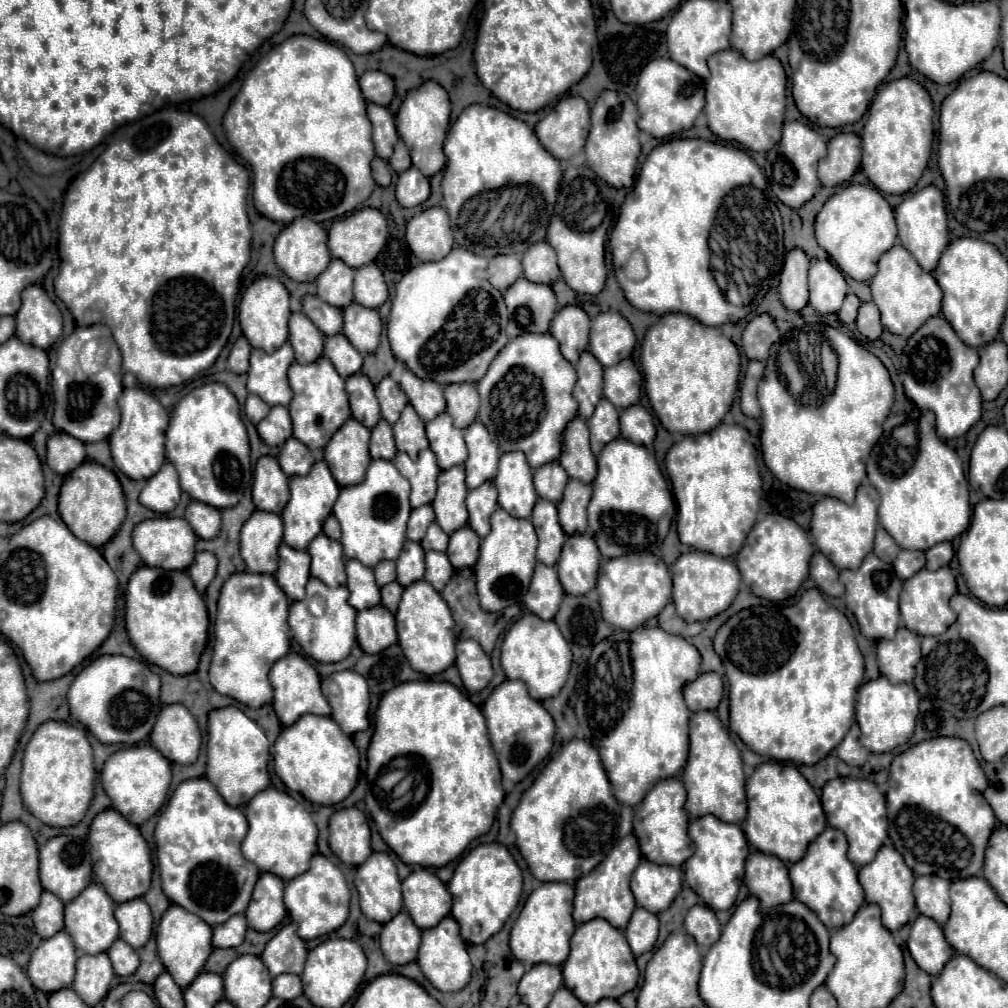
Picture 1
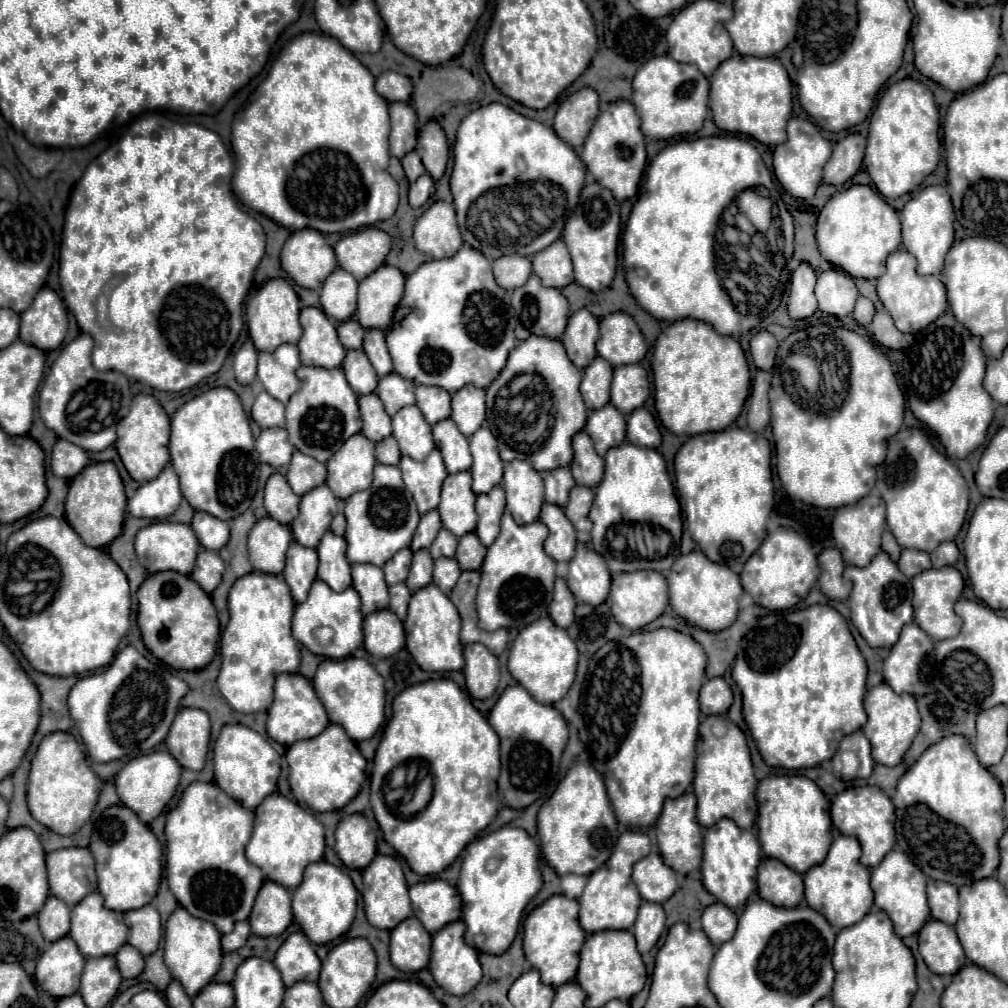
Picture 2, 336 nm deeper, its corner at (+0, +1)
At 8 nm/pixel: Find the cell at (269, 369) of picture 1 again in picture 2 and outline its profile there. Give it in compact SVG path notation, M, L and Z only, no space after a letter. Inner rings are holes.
M282 344L274 352L258 352L258 380L264 390L286 404L300 388L296 368L300 366L296 344Z

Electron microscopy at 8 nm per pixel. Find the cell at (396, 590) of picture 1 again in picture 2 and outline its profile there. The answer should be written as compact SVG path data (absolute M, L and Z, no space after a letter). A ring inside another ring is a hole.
M402 582L390 586L388 590L390 590L390 610L396 612L396 616L400 616L400 620L404 620L406 608L408 608L408 600L410 600L410 590Z

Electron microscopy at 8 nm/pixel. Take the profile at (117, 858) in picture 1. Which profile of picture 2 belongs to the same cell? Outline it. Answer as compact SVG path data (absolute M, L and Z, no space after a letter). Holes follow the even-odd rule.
M118 804L102 812L92 832L90 852L96 860L98 892L104 896L106 908L128 912L132 908L142 908L156 896L162 876L162 846L130 808Z

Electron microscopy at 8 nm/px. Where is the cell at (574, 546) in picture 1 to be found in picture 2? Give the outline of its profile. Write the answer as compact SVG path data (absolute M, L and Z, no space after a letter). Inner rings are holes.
M576 544L576 554L568 568L566 582L576 600L586 604L602 604L606 600L610 572L606 560L590 544Z

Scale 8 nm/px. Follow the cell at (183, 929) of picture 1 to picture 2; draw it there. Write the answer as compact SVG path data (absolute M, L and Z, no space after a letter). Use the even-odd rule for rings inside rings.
M178 906L170 914L164 930L164 962L172 978L178 980L192 998L196 996L196 992L200 992L200 988L204 988L204 984L208 984L214 978L214 974L220 968L220 960L222 948L220 948L220 932L216 930L216 926L208 924L206 920L194 918L192 914L188 914L188 910Z

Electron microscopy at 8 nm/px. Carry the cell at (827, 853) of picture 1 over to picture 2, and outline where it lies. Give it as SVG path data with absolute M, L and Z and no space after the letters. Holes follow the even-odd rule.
M840 834L834 838L824 862L812 866L804 874L806 904L812 910L820 912L836 930L860 922L868 914L870 906L874 904L869 870L859 860L860 846L858 846L858 840L854 836Z

